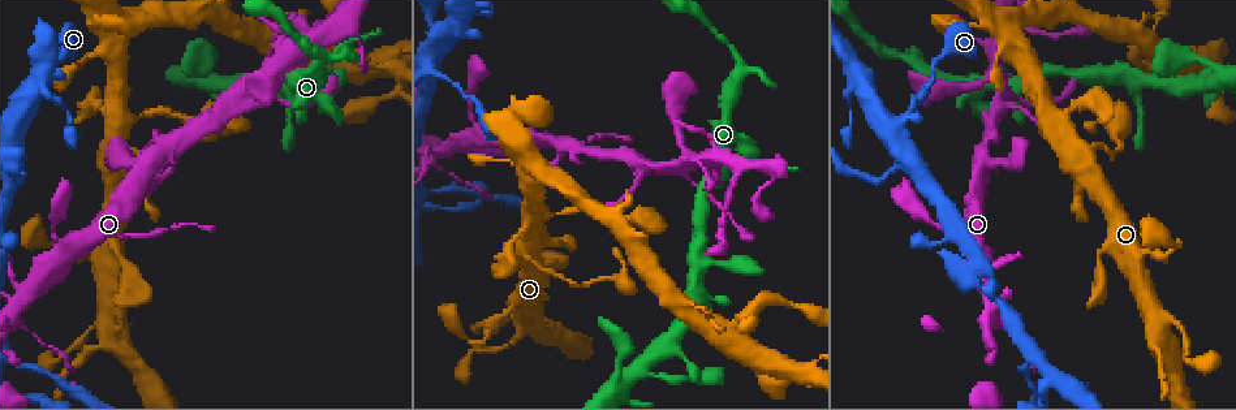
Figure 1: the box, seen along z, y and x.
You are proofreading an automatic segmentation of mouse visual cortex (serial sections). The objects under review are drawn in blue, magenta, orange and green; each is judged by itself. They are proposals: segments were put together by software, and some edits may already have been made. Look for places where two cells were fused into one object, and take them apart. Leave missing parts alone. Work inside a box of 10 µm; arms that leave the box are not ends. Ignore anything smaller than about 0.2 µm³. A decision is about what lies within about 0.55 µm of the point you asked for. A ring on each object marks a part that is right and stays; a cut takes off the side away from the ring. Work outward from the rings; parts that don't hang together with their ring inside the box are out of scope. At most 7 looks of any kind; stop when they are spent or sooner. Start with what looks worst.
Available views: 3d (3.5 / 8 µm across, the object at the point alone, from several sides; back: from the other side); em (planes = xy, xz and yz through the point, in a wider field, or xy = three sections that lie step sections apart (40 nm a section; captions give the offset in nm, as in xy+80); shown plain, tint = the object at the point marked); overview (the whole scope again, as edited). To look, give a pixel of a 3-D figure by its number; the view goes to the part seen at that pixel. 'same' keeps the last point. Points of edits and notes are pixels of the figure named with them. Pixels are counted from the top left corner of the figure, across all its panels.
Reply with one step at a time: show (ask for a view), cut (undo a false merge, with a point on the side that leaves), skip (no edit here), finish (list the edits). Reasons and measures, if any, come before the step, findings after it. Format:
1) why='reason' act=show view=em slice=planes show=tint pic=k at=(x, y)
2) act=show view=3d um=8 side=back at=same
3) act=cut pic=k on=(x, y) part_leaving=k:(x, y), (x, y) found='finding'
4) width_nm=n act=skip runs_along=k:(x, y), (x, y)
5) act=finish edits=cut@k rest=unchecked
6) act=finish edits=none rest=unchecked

why='calibre changes' act=show view=3d um=8 pic=1 at=(1027, 367)

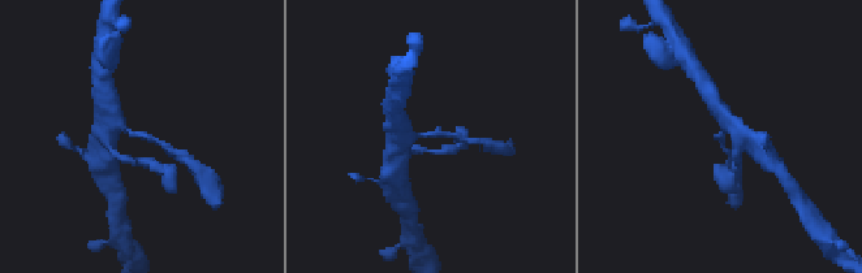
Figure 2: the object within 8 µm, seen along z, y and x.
why='shape alone is not enough' act=show view=em slice=xy step=1 show=tint at=same

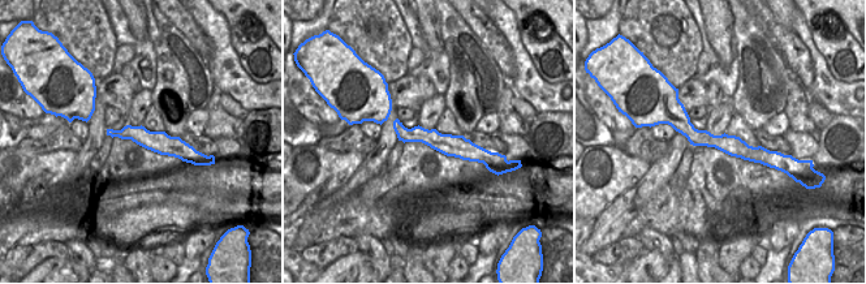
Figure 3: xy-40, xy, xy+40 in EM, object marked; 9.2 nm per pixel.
act=skip found='one cell here'

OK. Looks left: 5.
why='side arm on a straight run' act=show view=3d um=3.5 pic=1 at=(685, 159)

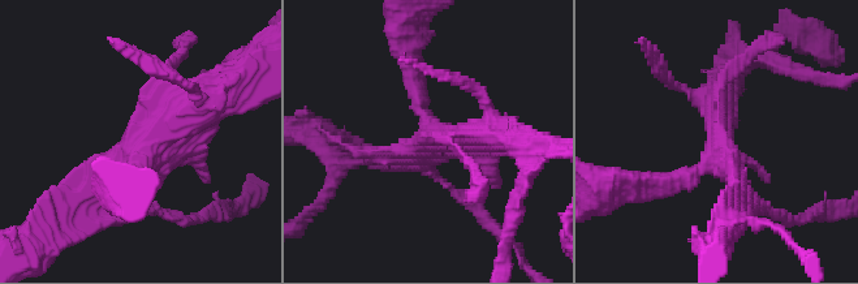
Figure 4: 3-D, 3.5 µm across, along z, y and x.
act=skip found='one cell here'

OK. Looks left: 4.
why='side arm on a straight run' act=show view=3d um=8 pic=1 at=(526, 253)

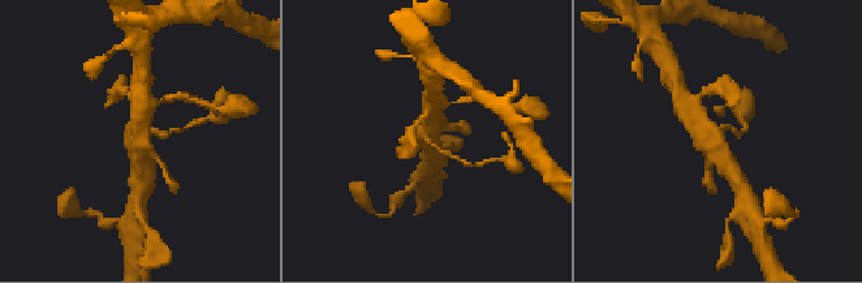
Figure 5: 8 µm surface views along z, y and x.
act=show view=em slice=xy step=2 show=tint at=same

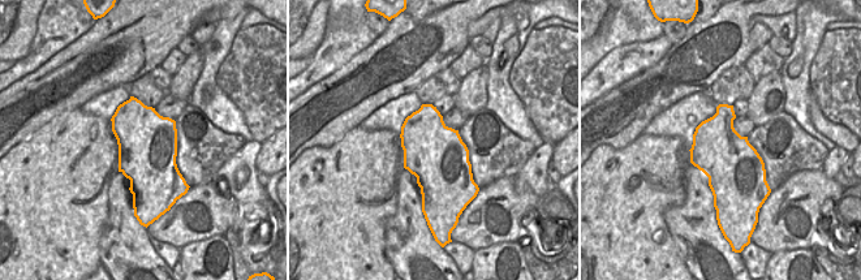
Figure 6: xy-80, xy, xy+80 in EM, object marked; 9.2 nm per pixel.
act=skip runs_along=5:(732, 172), (724, 157), (684, 110) found='continuous, no second cell'

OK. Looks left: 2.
act=finish edits=none rest=unchecked

